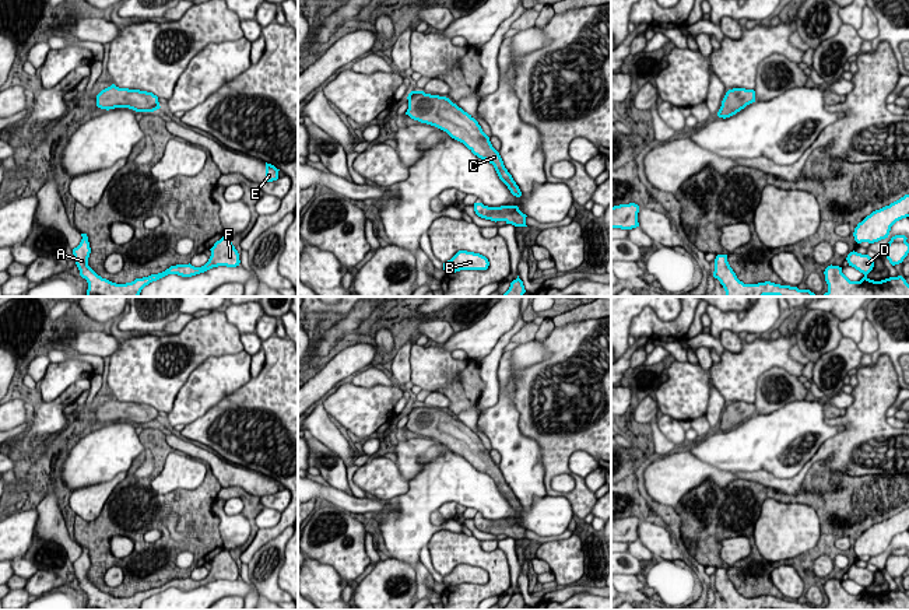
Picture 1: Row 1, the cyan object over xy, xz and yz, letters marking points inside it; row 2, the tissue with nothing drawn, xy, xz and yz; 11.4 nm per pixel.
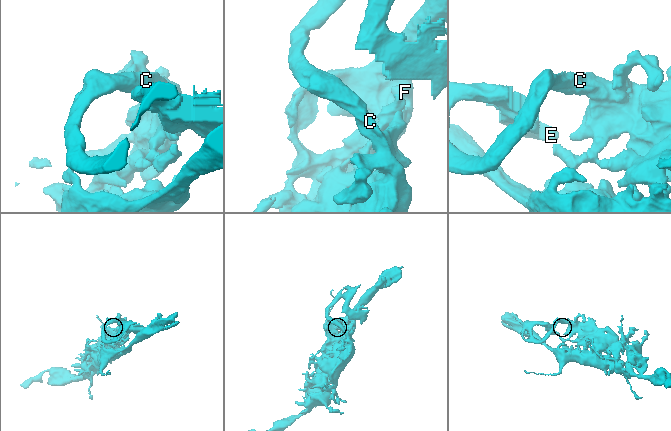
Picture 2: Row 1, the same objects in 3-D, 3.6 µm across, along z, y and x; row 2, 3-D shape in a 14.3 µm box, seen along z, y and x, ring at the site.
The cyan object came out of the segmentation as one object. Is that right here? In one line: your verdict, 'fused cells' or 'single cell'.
single cell

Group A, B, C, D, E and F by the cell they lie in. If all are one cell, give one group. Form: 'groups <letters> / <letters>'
groups A B C D E F

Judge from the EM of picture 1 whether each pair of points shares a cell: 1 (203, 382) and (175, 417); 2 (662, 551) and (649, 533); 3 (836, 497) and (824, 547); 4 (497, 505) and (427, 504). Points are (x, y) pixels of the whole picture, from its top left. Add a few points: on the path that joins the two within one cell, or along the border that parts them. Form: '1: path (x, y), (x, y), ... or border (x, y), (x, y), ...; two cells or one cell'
1: path (202, 391), (183, 409); one cell
2: path (662, 547), (653, 537); one cell
3: path (834, 509), (827, 518), (827, 535); one cell
4: path (480, 493), (444, 493); one cell

